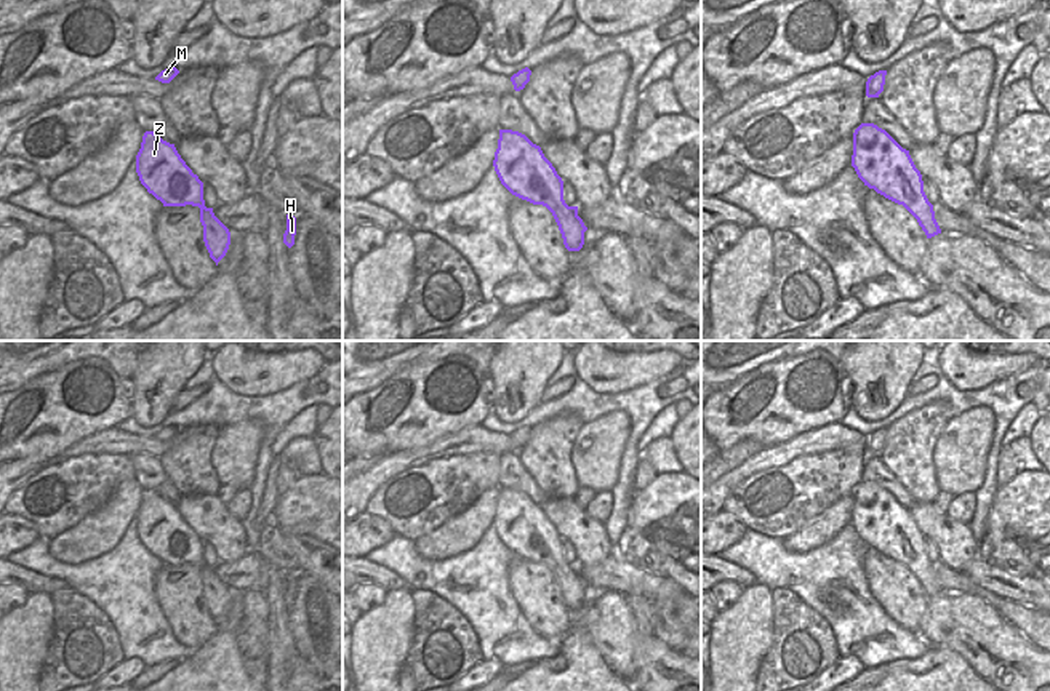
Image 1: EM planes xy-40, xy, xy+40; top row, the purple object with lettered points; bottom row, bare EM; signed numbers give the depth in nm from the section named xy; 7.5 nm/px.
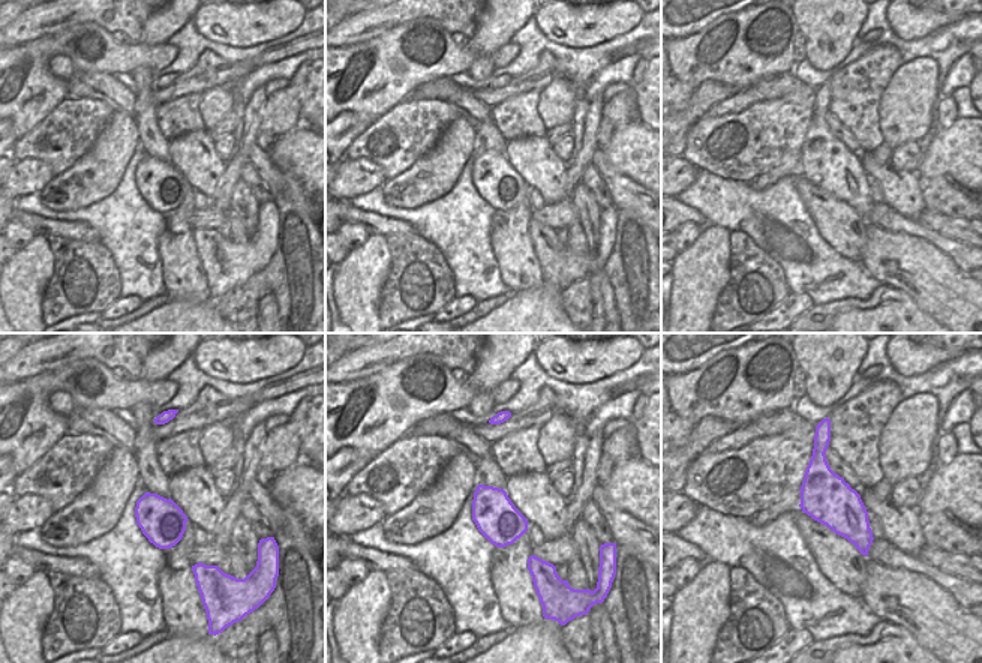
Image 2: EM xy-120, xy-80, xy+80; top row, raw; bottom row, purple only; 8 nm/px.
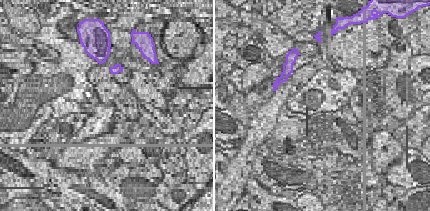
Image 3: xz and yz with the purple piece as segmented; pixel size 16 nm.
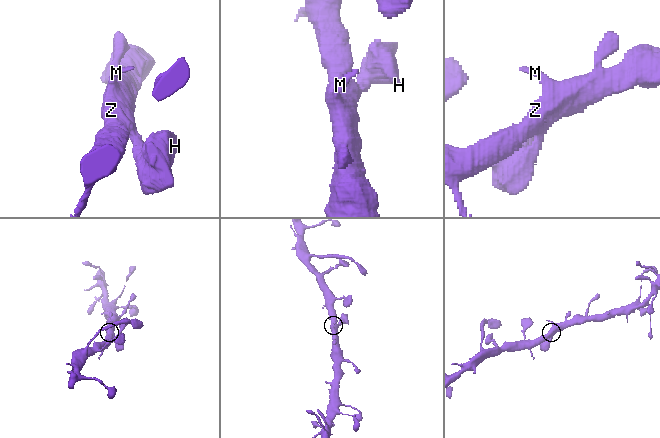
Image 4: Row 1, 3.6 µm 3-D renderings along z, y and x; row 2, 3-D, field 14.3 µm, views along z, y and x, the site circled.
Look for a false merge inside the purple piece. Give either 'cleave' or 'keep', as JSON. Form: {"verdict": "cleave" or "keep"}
{"verdict": "keep"}

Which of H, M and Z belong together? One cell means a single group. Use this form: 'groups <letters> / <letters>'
groups H M Z

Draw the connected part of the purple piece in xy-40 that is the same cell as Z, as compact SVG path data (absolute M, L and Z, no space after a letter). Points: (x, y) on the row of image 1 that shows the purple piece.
M146 131L136 155L136 173L141 184L163 206L198 206L203 226L203 242L210 258L218 262L230 245L229 229L205 206L203 182L186 165L174 144L163 141L157 133Z

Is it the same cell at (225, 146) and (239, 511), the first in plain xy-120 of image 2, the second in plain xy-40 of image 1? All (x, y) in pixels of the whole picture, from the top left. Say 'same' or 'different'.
same

